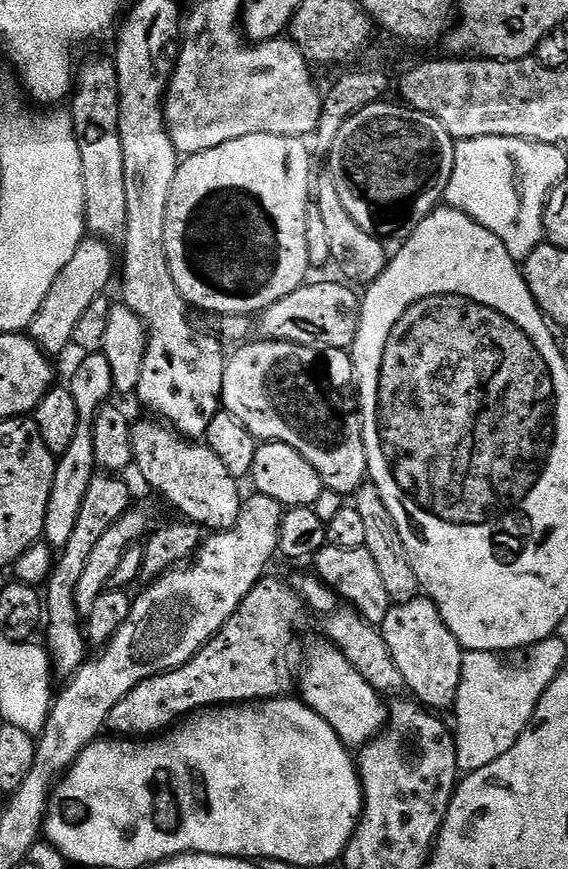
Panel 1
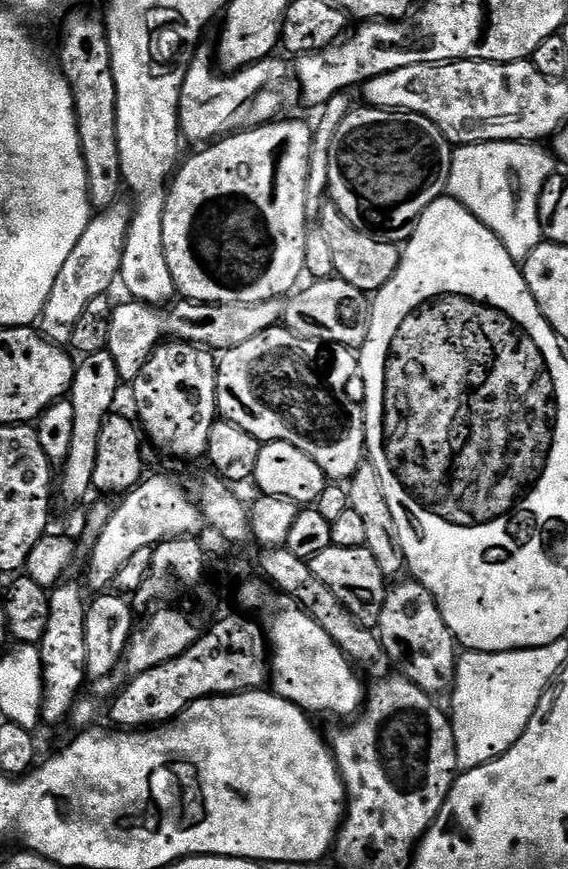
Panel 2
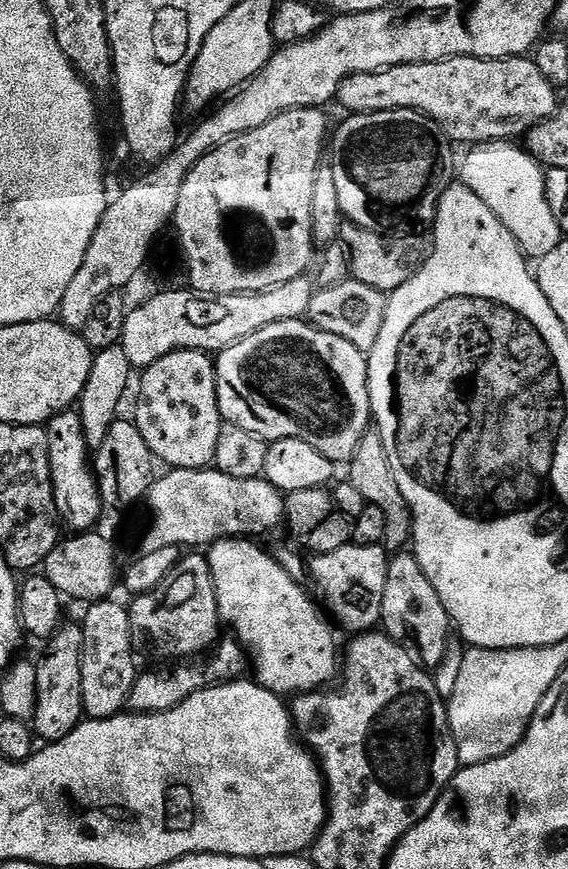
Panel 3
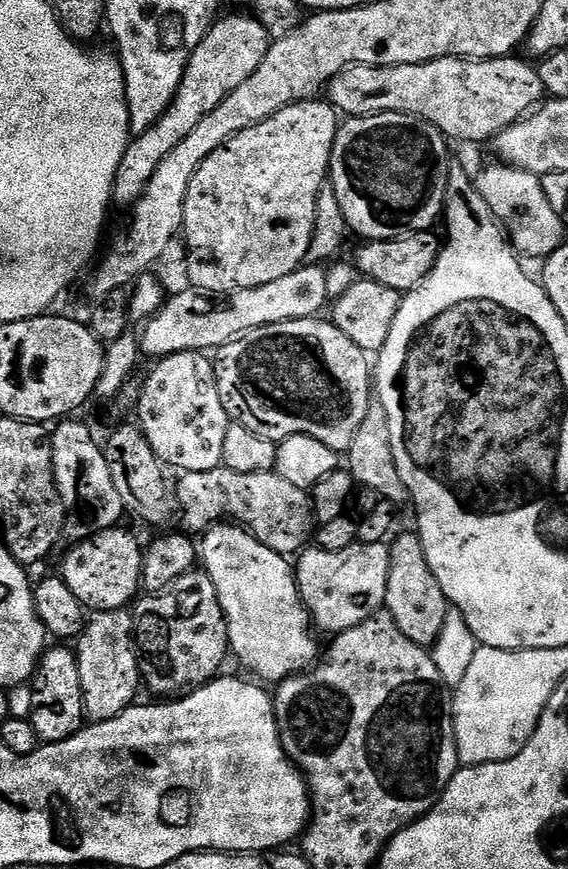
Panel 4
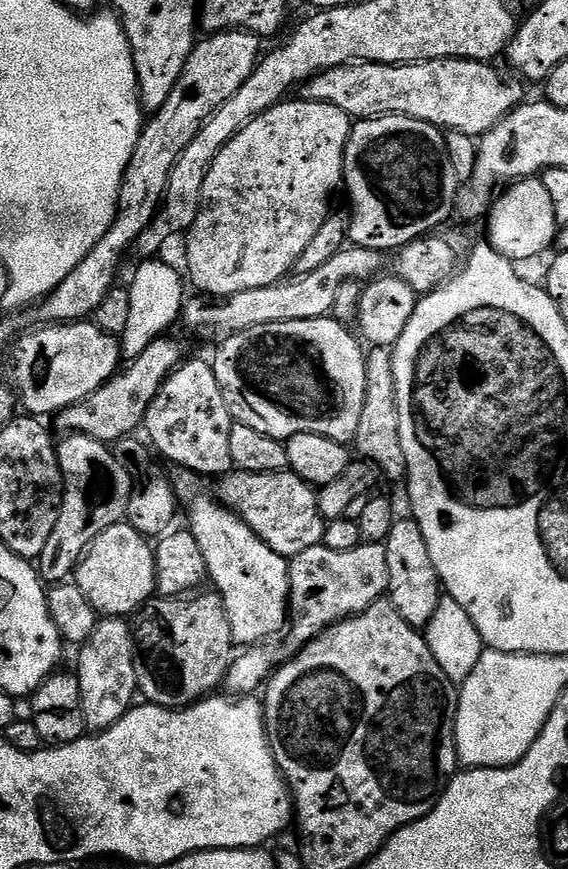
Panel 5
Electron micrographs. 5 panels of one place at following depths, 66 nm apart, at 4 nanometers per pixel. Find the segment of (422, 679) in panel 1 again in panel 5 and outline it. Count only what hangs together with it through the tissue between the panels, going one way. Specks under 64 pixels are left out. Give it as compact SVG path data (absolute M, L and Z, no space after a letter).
M397 519L393 523L387 540L383 543L384 549L386 550L386 570L388 571L387 595L398 612L402 614L404 620L410 622L410 626L424 630L427 629L428 623L434 618L435 611L439 608L442 599L442 585L434 562L430 558L430 546L426 546L426 538L419 524L416 523L415 519L407 519Z

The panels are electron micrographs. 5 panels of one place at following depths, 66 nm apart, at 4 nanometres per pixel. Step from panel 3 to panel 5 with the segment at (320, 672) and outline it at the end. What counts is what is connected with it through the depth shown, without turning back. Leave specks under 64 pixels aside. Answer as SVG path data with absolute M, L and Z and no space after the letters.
M173 467L170 472L172 489L176 491L176 499L180 501L181 509L188 516L187 527L190 529L192 537L198 542L198 546L204 554L207 562L210 580L213 580L215 591L219 592L224 599L224 605L228 611L232 626L232 639L240 646L260 646L271 636L279 637L285 631L290 620L290 589L288 586L288 566L289 561L283 556L279 556L262 538L235 512L225 506L207 488L205 477L200 473L191 471L188 468Z

